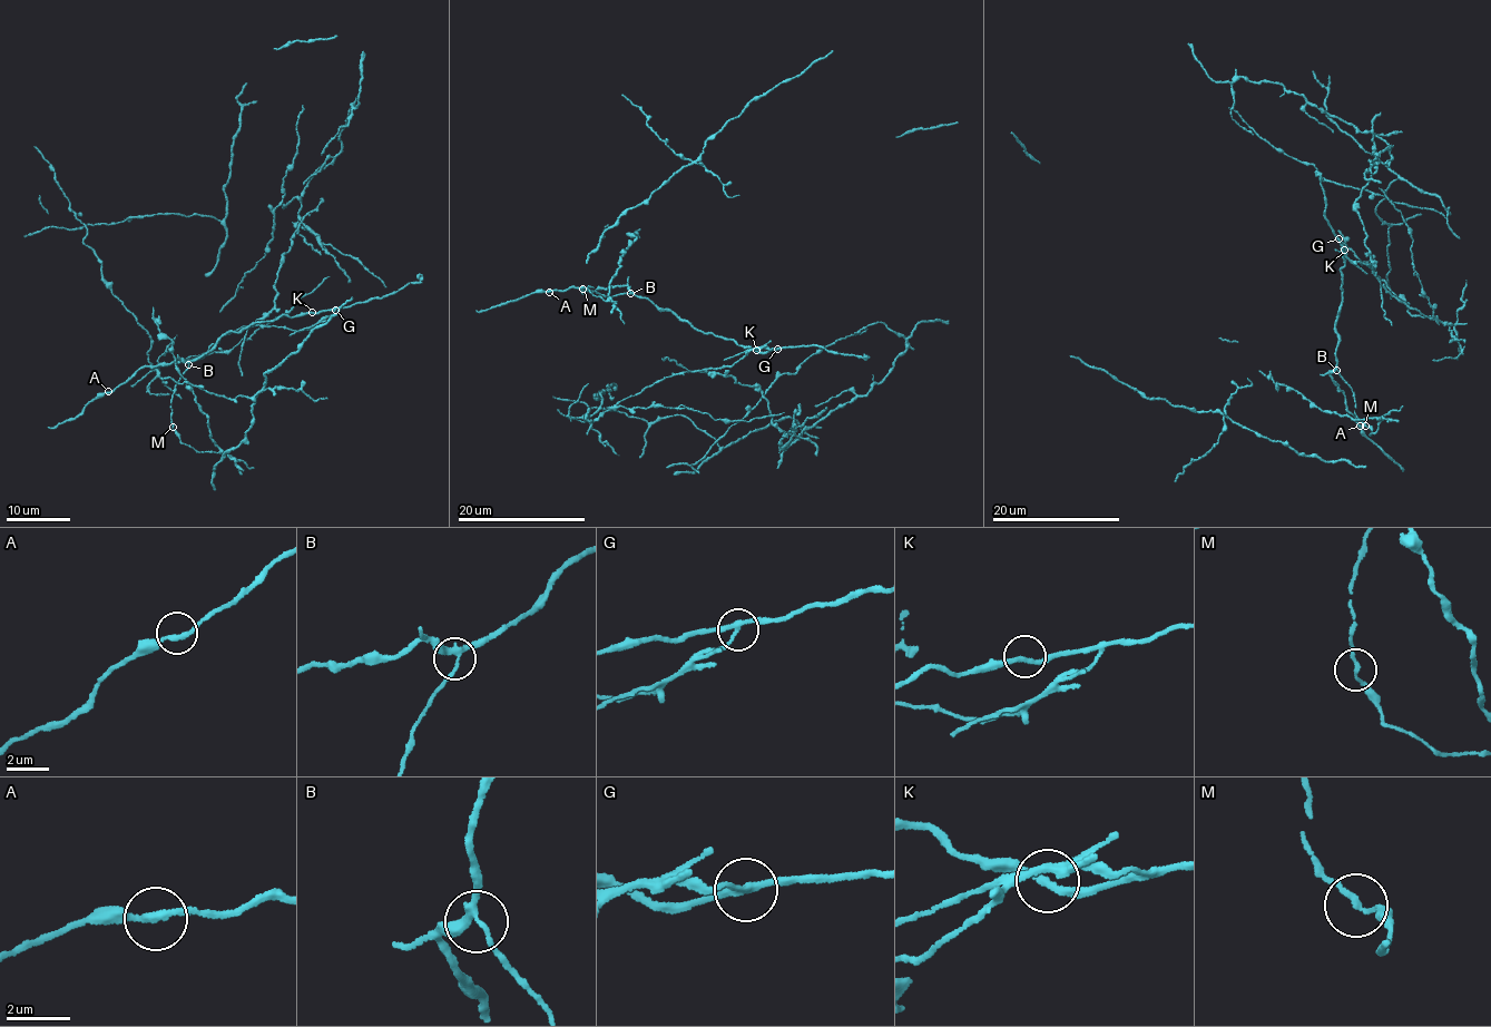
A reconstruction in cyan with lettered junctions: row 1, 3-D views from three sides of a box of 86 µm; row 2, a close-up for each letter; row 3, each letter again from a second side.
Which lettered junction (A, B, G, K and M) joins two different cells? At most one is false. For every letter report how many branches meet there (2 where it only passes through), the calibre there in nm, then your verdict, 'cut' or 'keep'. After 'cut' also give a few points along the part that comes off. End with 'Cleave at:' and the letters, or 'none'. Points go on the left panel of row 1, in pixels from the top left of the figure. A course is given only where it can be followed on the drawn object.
A: 2 | 220 nm | keep
B: 3 | 200 nm | keep
G: 3 | 190 nm | cut
K: 2 | 240 nm | keep
M: 2 | 170 nm | keep
Cleave at: G

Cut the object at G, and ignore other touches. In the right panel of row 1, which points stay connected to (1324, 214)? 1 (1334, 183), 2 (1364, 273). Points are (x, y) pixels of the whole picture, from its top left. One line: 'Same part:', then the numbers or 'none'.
Same part: none

